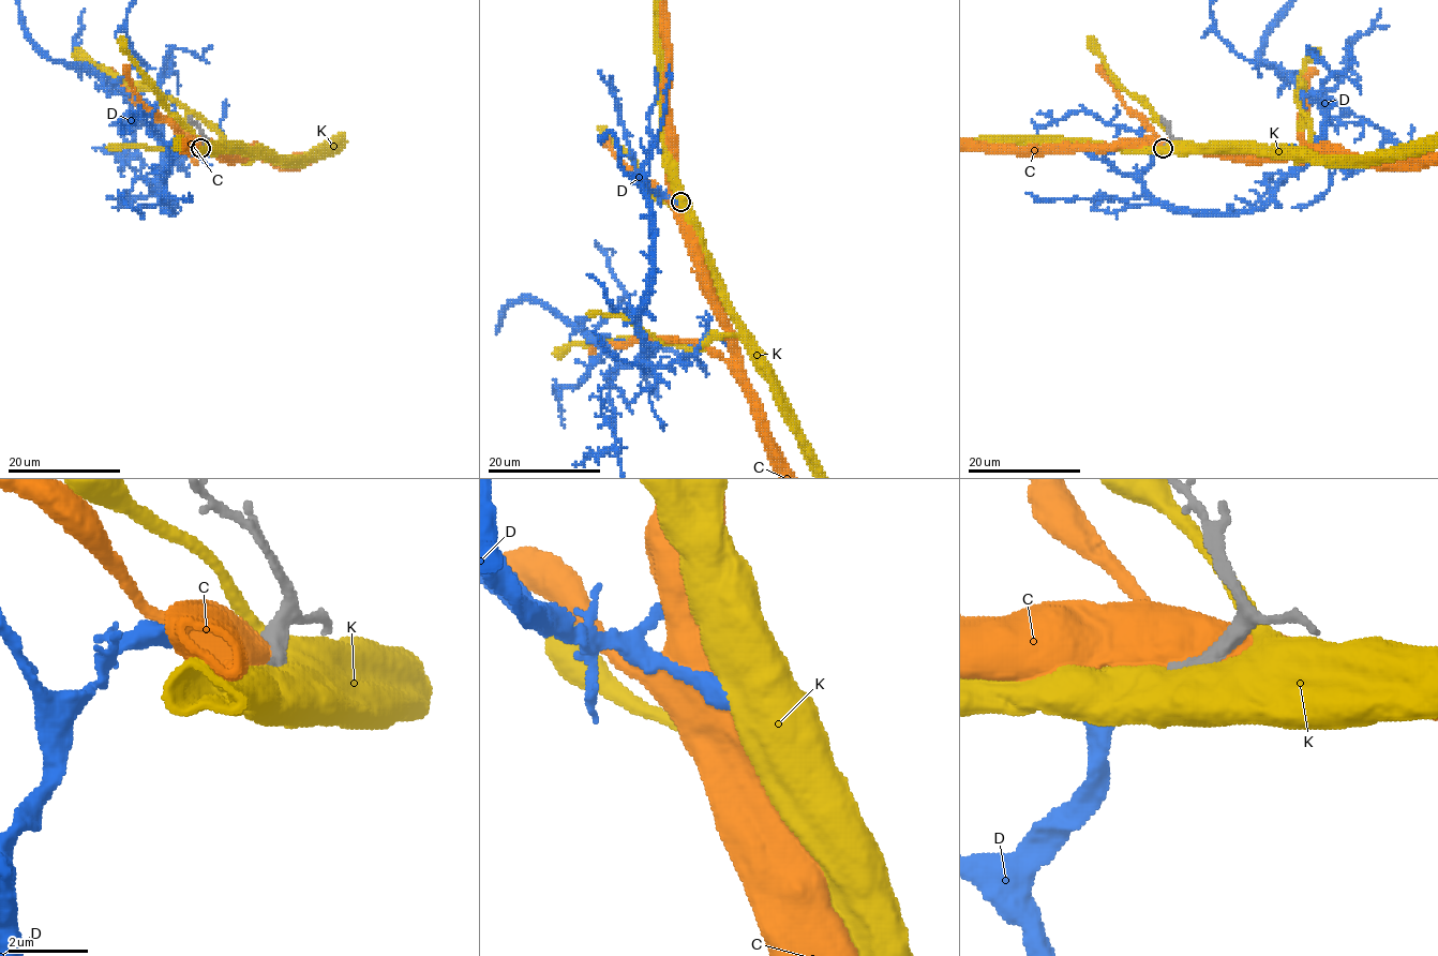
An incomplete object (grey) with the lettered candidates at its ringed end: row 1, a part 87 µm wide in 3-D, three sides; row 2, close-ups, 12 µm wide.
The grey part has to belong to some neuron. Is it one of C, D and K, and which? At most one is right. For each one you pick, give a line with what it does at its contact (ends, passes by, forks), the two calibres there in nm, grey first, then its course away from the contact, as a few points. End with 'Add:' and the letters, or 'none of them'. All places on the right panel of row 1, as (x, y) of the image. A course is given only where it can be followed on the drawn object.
D: it ends; calibres 320 and 360 nm
Add: D

